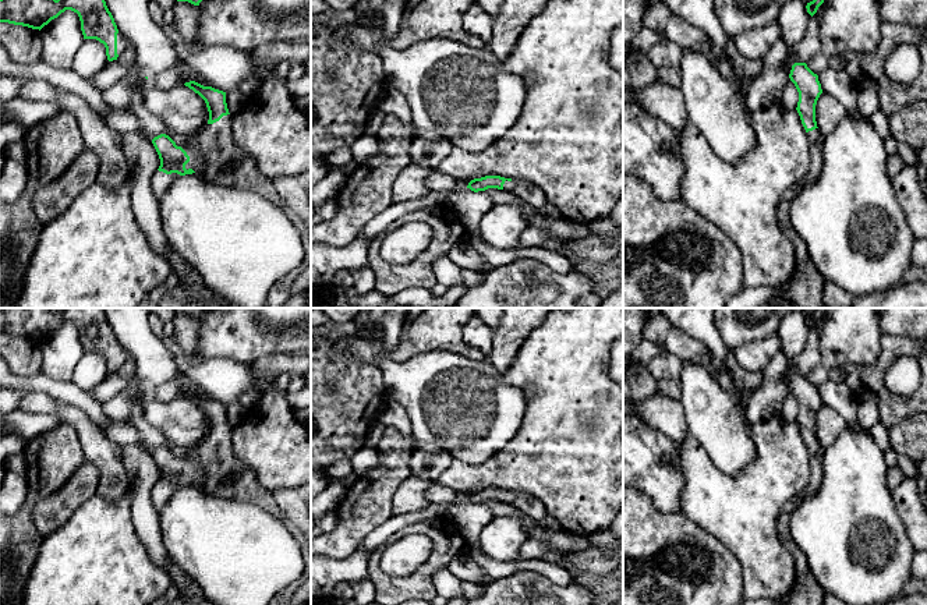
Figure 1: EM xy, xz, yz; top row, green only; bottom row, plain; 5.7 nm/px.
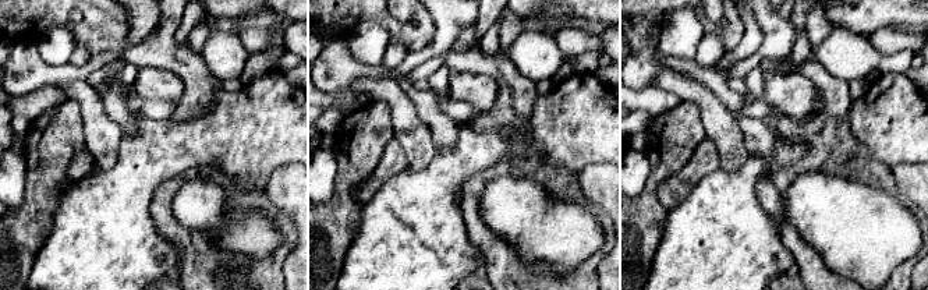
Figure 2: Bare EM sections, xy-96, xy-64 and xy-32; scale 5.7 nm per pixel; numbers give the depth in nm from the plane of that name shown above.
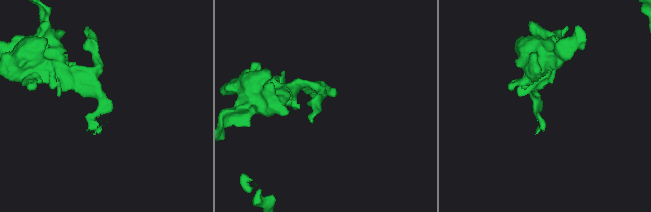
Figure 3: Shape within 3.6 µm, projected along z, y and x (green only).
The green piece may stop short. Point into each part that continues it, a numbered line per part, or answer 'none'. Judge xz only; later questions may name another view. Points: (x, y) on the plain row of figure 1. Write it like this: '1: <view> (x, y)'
1: xz (527, 503)

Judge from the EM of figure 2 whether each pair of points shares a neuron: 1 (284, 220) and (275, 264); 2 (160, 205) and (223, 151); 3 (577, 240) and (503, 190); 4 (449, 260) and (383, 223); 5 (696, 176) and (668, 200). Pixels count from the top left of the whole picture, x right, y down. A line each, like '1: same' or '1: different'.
1: same
2: different
3: same
4: same
5: same

